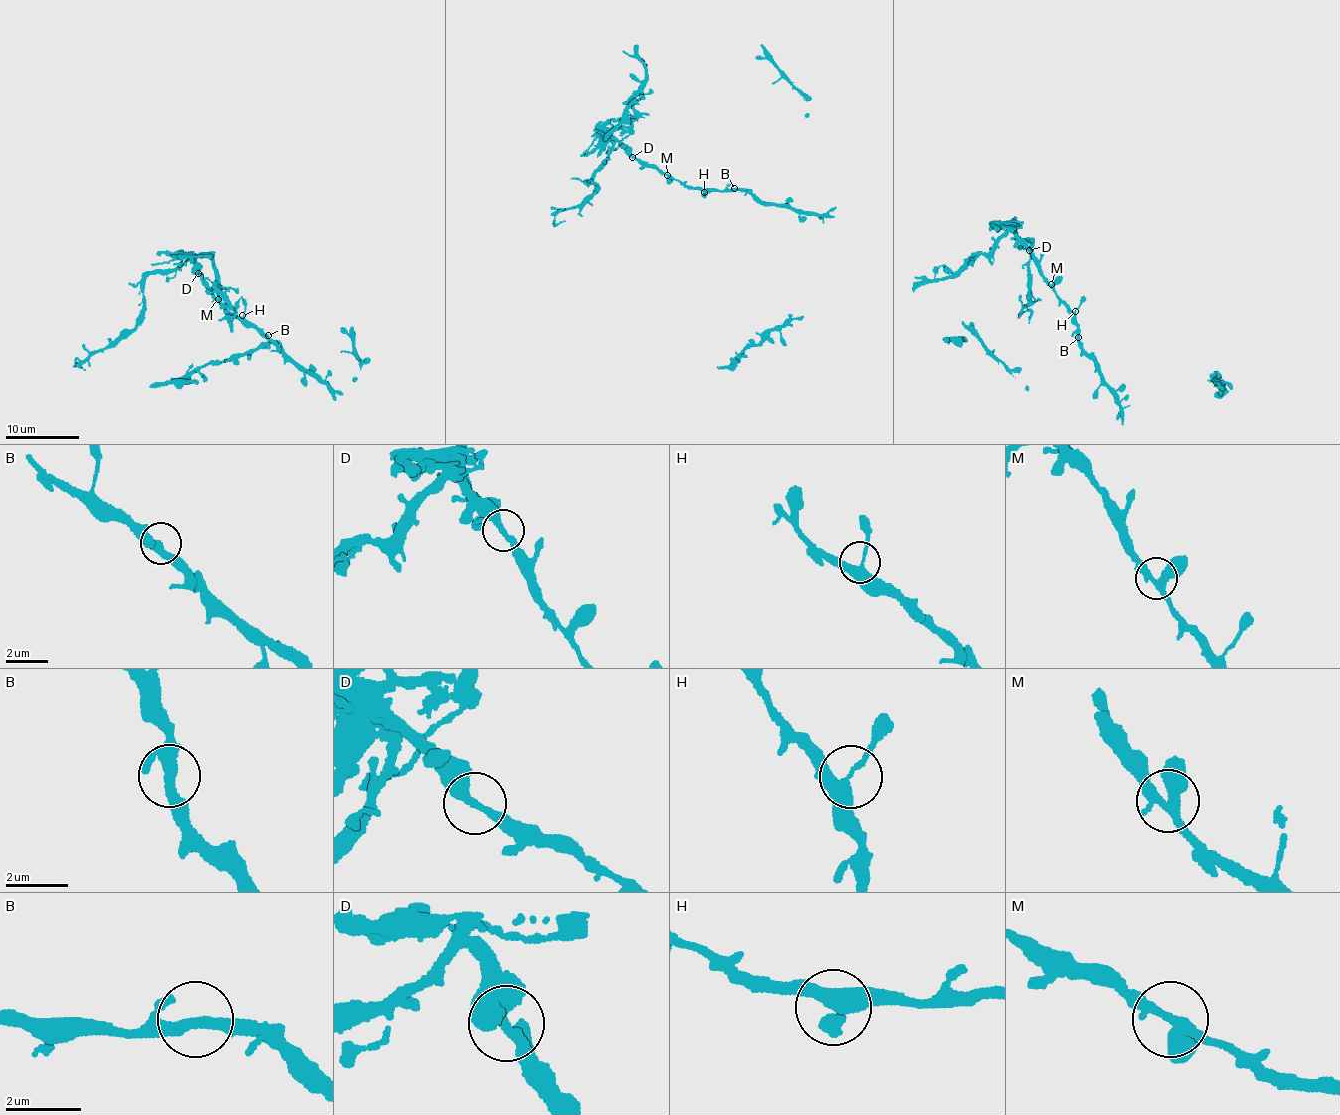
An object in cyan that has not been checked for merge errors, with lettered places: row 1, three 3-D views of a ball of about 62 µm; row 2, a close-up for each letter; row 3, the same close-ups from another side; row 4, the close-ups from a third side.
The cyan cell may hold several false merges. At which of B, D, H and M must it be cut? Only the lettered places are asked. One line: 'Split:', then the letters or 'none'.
Split: D

